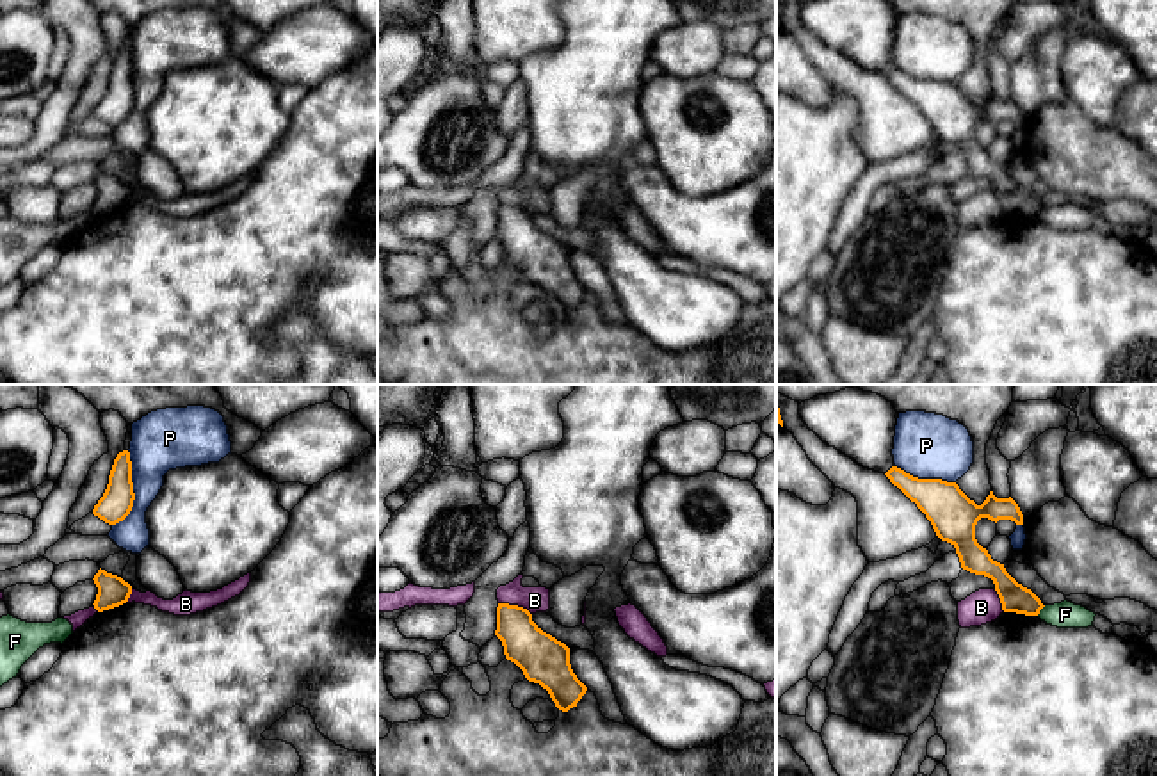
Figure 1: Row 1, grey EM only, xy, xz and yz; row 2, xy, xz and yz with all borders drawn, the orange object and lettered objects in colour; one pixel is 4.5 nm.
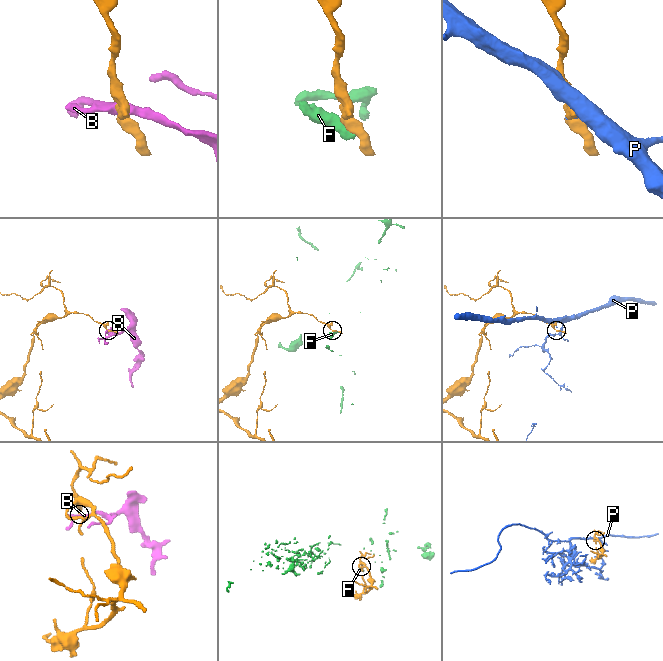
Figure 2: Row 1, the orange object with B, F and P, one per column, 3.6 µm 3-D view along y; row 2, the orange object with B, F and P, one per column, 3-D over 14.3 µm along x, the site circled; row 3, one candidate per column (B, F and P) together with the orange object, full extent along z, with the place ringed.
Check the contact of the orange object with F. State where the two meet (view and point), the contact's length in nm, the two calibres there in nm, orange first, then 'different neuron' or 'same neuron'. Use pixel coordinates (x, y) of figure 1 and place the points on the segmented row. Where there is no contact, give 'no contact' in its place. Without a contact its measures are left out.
meets orange in yz at (1040, 609); contact 60 nm long; 130 nm thick on the orange side, 120 nm on the other; different neuron

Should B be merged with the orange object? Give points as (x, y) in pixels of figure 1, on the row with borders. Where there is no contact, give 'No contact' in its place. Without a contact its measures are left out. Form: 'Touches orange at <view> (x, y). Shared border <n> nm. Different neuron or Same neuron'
Touches orange at xz (515, 606). Shared border 160 nm. Different neuron

